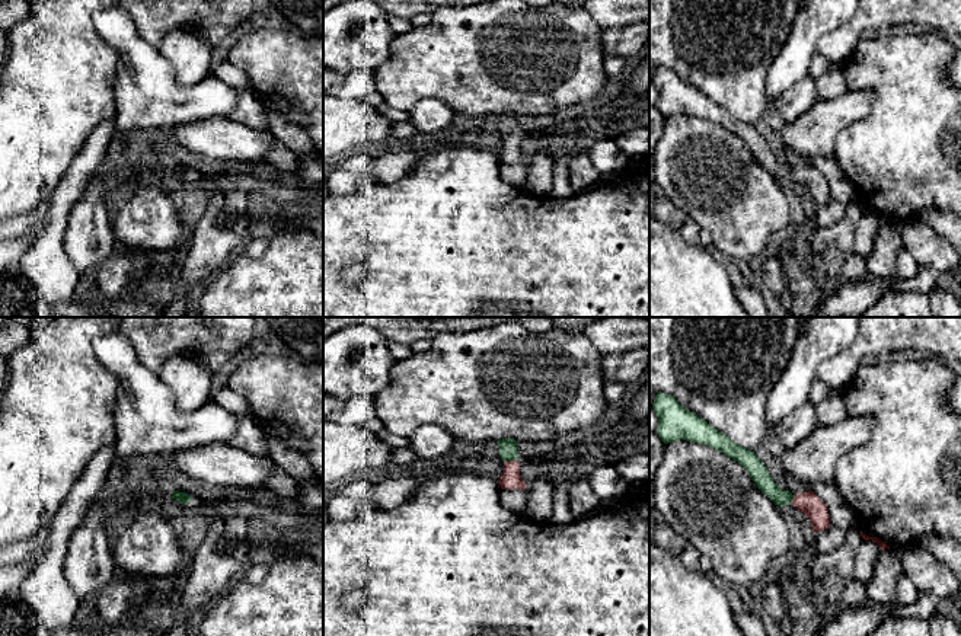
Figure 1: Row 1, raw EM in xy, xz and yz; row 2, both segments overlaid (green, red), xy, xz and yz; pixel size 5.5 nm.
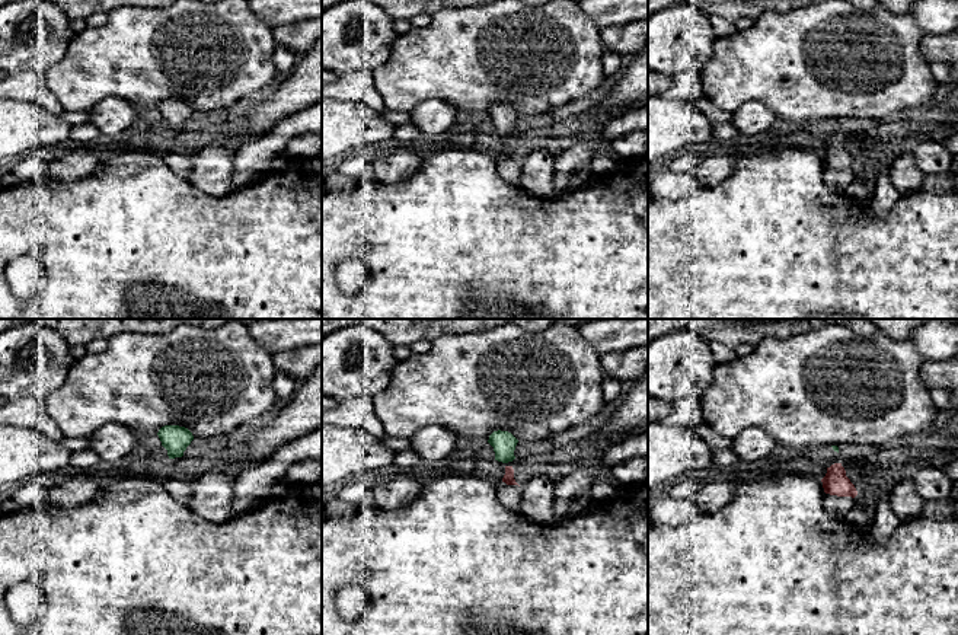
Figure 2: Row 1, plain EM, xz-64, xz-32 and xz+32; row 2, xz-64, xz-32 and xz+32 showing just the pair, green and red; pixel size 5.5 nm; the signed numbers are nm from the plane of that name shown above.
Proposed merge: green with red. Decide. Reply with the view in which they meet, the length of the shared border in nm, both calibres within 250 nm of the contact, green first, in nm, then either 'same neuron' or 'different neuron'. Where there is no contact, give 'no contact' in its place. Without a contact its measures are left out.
meets green in xz; contact 70 nm long; 100 nm thick on the green side, 110 nm on the other; same neuron

